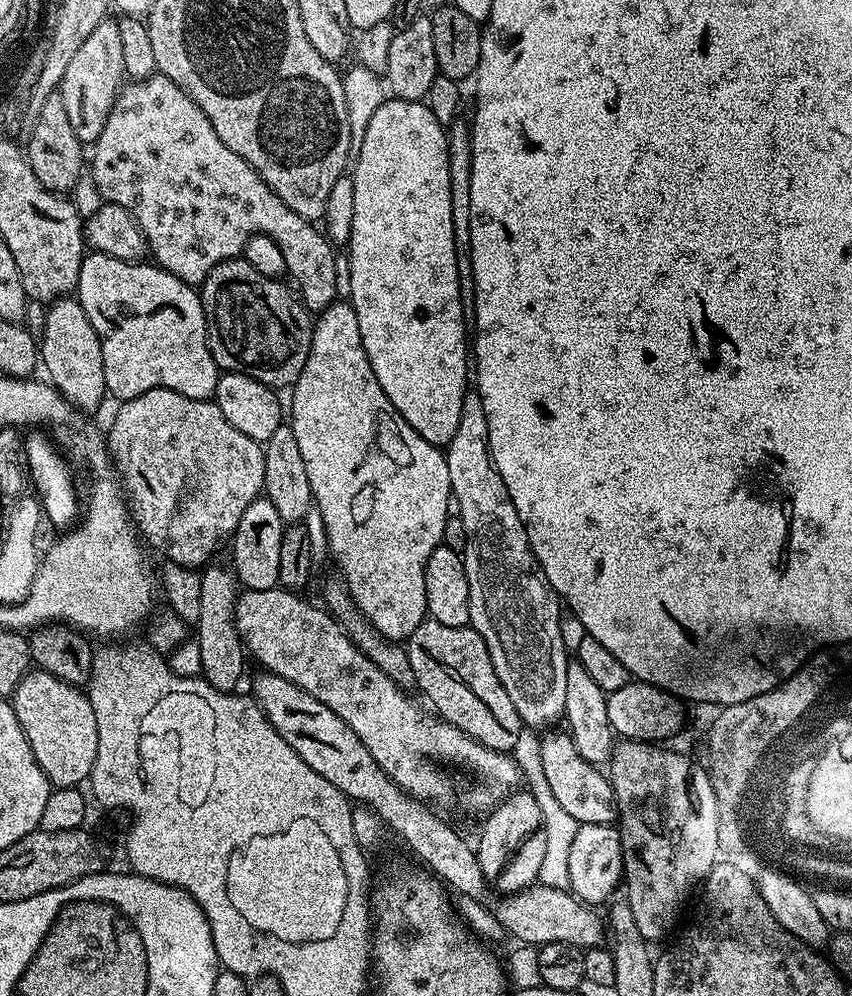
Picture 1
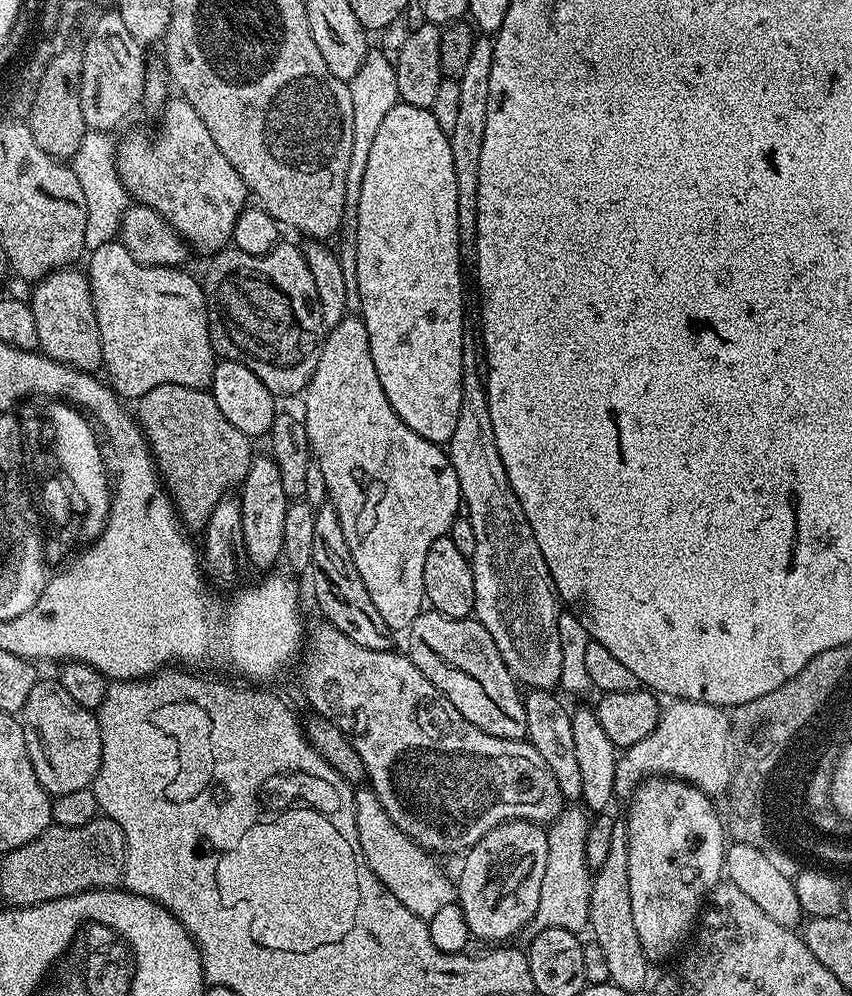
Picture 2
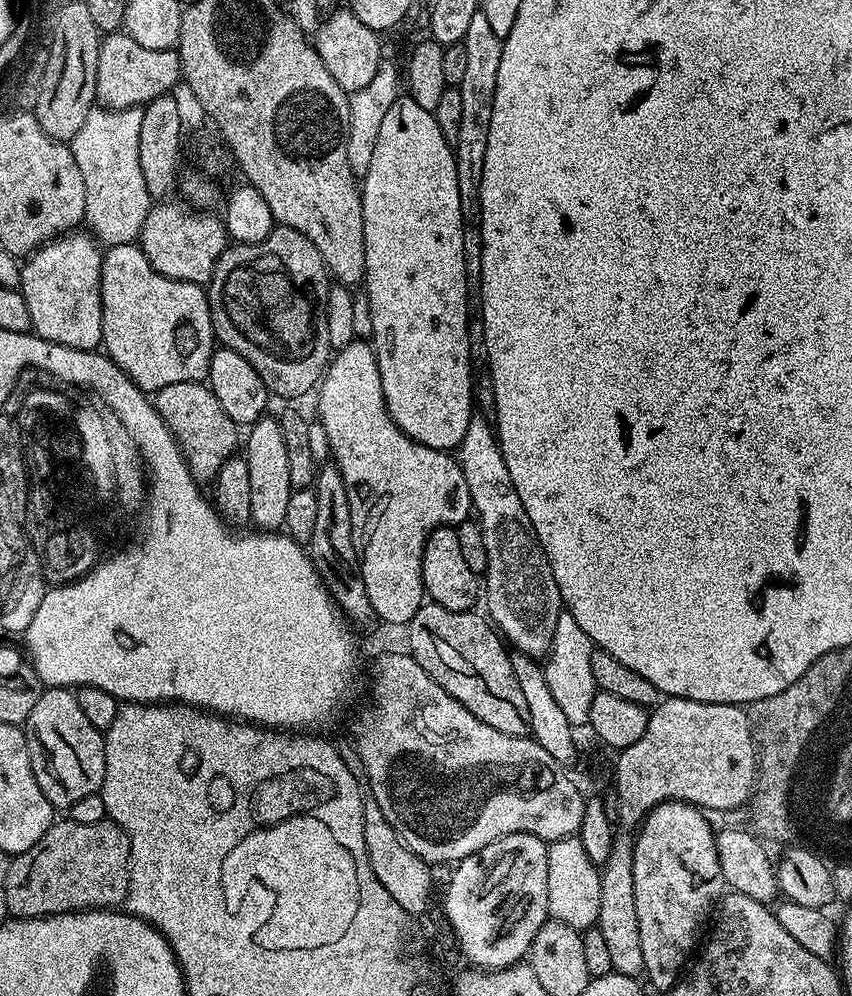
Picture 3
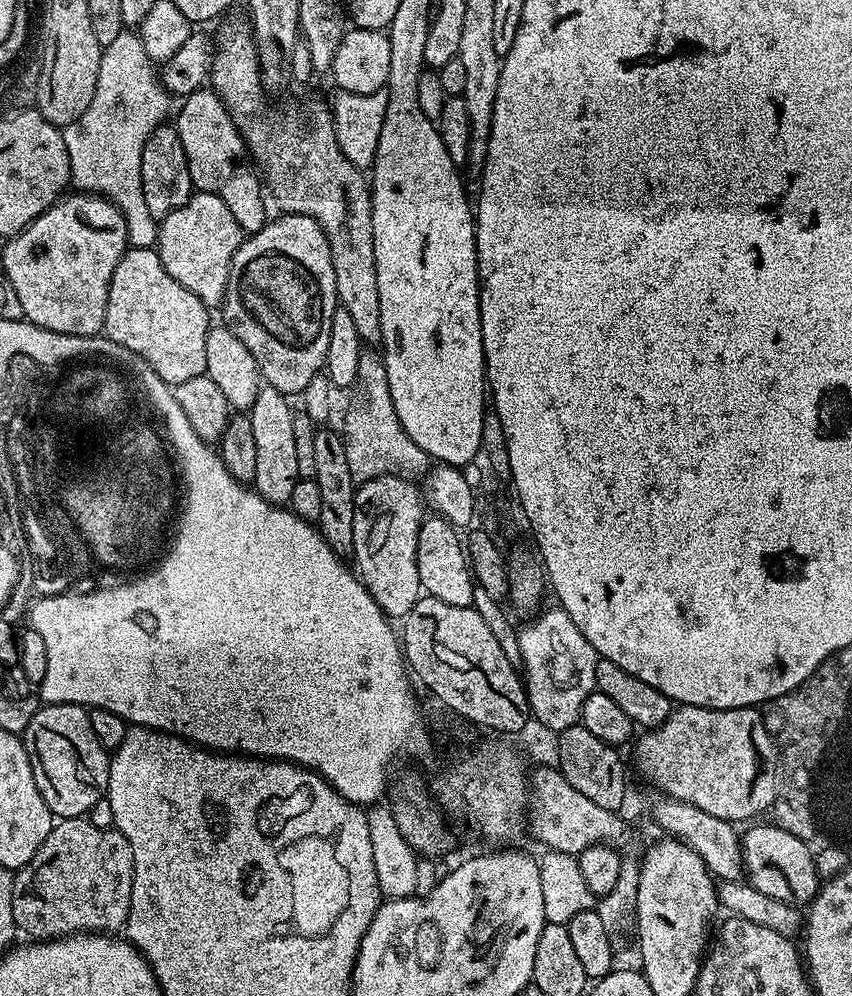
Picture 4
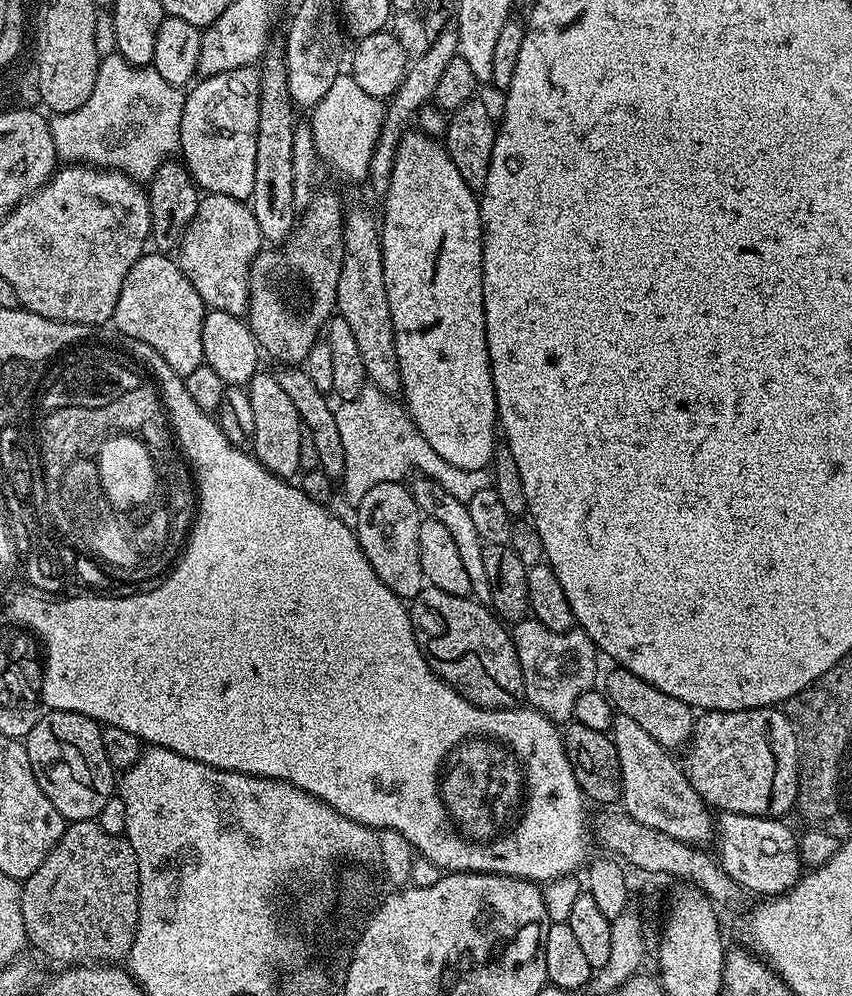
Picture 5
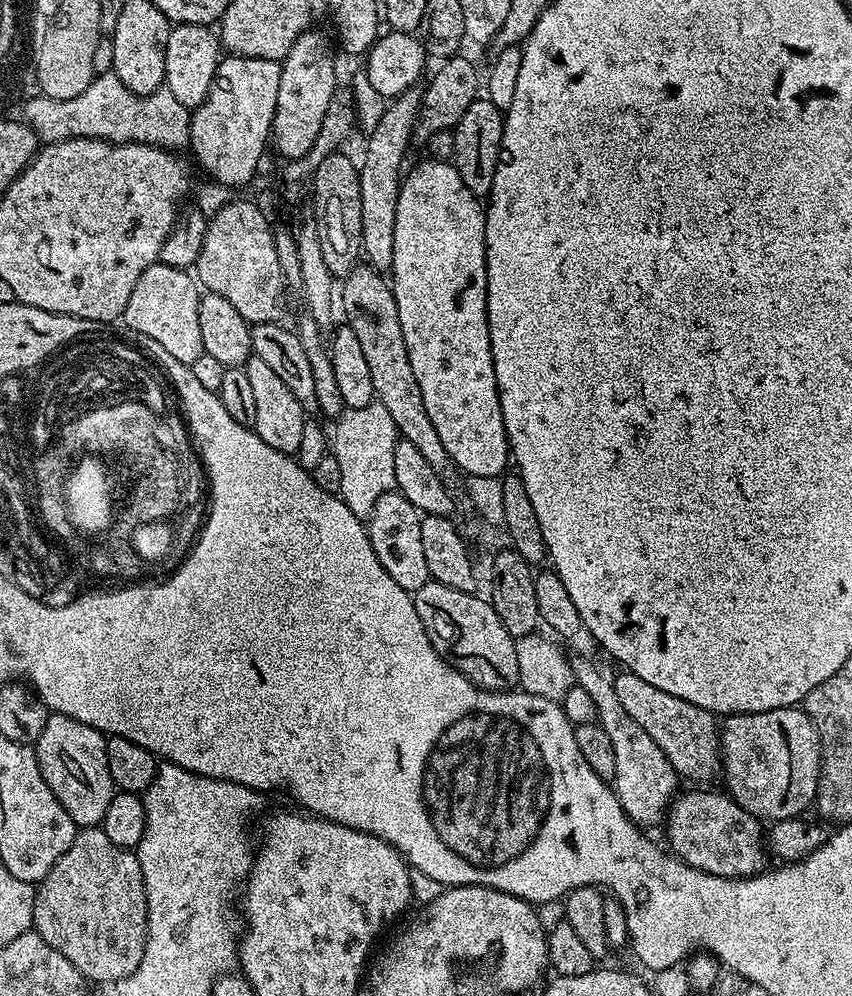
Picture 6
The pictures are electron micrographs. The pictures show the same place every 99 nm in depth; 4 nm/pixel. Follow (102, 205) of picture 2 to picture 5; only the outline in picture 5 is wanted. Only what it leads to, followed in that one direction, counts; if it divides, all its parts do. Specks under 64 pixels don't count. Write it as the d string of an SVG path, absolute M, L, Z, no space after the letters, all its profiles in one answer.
M119 54L101 59L98 78L94 82L94 94L90 94L90 98L86 98L78 110L65 112L53 124L56 155L64 162L124 172L137 182L151 181L152 175L180 151L185 95L183 87L166 82L166 78L162 78L162 74L158 74L151 66L131 64Z

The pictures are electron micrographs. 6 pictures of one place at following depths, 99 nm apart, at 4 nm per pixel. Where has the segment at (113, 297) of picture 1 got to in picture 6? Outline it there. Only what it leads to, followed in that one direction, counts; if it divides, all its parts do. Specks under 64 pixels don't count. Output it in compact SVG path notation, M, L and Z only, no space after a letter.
M159 262L152 264L138 278L130 302L122 317L124 328L132 328L140 336L154 338L178 362L192 364L204 355L202 330L198 327L198 306L202 288L191 271Z

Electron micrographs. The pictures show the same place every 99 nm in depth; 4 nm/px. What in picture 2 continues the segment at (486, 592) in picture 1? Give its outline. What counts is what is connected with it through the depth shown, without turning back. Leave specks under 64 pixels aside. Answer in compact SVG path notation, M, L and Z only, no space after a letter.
M472 364L462 368L462 406L458 406L458 426L454 426L446 451L454 466L454 474L458 474L460 499L466 509L466 518L470 526L474 526L474 554L470 563L476 599L475 619L490 630L490 638L494 638L494 646L498 646L517 685L529 684L527 687L532 690L555 689L562 674L562 646L558 638L558 618L562 608L546 558L542 558L542 550L538 550L534 530L530 530L530 522L526 522L526 514L514 490L508 485L506 466L502 466L498 442L494 438L494 425L490 422L486 380L482 368L472 368Z

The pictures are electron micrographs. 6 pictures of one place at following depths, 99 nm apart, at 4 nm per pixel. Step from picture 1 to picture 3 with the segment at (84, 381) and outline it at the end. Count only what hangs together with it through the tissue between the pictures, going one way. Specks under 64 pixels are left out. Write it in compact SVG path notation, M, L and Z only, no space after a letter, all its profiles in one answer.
M65 234L49 240L31 253L20 269L18 291L26 298L35 335L53 344L90 352L99 349L104 339L100 305L102 252L91 235L76 235L80 234Z

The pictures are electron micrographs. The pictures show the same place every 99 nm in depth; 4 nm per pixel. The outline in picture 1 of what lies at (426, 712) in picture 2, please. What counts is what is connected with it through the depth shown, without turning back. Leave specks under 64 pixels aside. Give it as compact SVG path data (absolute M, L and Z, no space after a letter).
M277 586L270 590L254 590L249 588L241 591L236 597L236 629L240 635L245 649L257 660L261 665L261 669L278 674L282 678L286 678L290 682L294 682L294 686L305 688L314 698L318 698L318 702L322 702L326 706L330 706L330 710L334 710L334 714L338 714L338 718L342 718L342 722L346 722L346 726L350 726L350 730L354 730L354 734L358 734L358 738L362 738L362 742L366 746L366 750L370 750L370 754L374 758L374 762L378 762L378 766L385 772L390 780L393 780L403 792L409 793L415 799L427 803L434 804L434 801L440 798L448 798L452 796L453 800L464 810L470 812L487 813L495 808L500 802L509 795L517 787L518 771L516 763L512 756L507 752L495 752L486 746L482 746L477 740L471 740L462 730L458 730L452 724L446 723L444 720L437 718L435 715L424 716L424 712L411 700L409 693L403 688L399 688L395 682L389 678L382 670L378 670L378 666L374 666L374 662L370 662L370 658L366 658L366 654L362 654L362 650L358 650L358 646L351 640L346 633L341 630L340 624L334 619L323 607L311 604L308 600L303 600L302 595L295 591Z

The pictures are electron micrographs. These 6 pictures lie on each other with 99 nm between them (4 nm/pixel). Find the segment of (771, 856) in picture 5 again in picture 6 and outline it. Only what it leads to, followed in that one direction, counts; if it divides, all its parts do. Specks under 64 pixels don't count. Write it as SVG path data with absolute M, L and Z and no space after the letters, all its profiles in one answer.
M692 790L679 793L669 805L666 813L665 829L668 828L669 849L673 855L679 857L684 864L704 873L714 874L715 877L740 879L759 875L765 869L764 856L766 848L763 844L764 826L756 816L750 815L738 806L735 800L723 791L710 792L708 790Z

